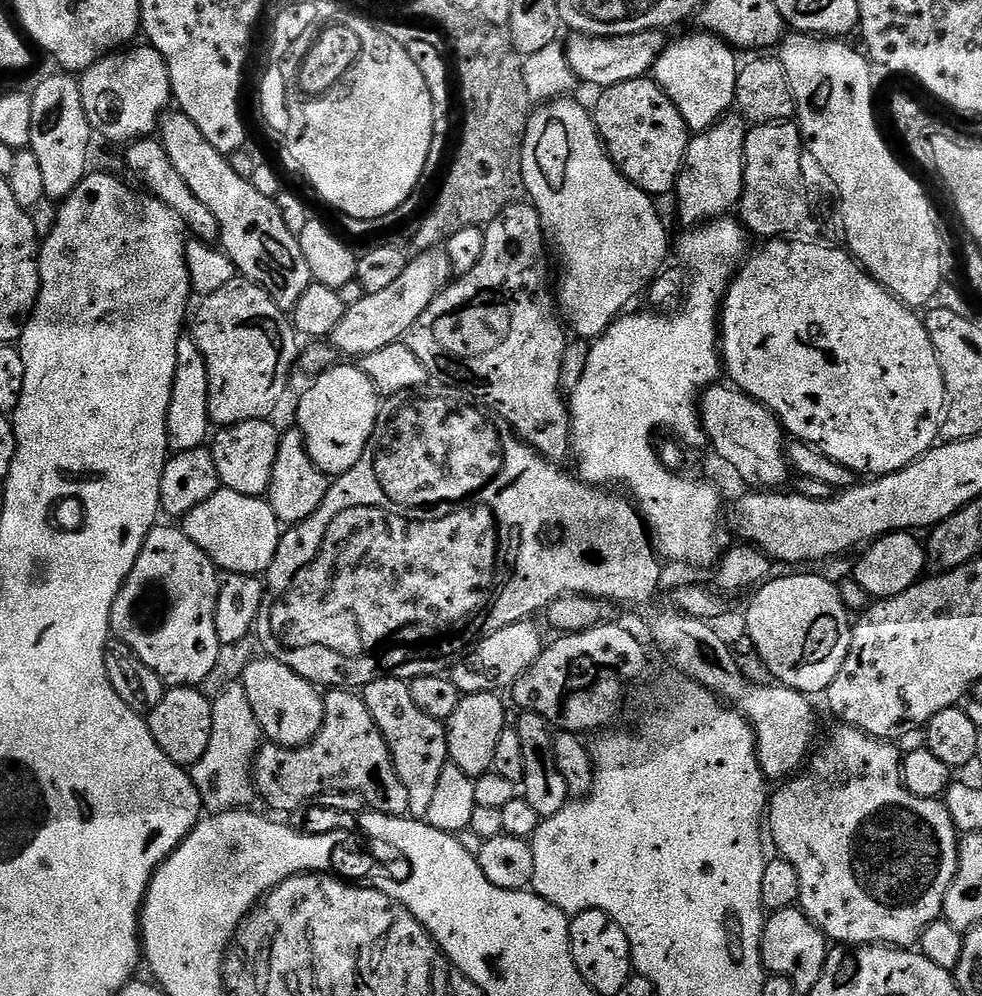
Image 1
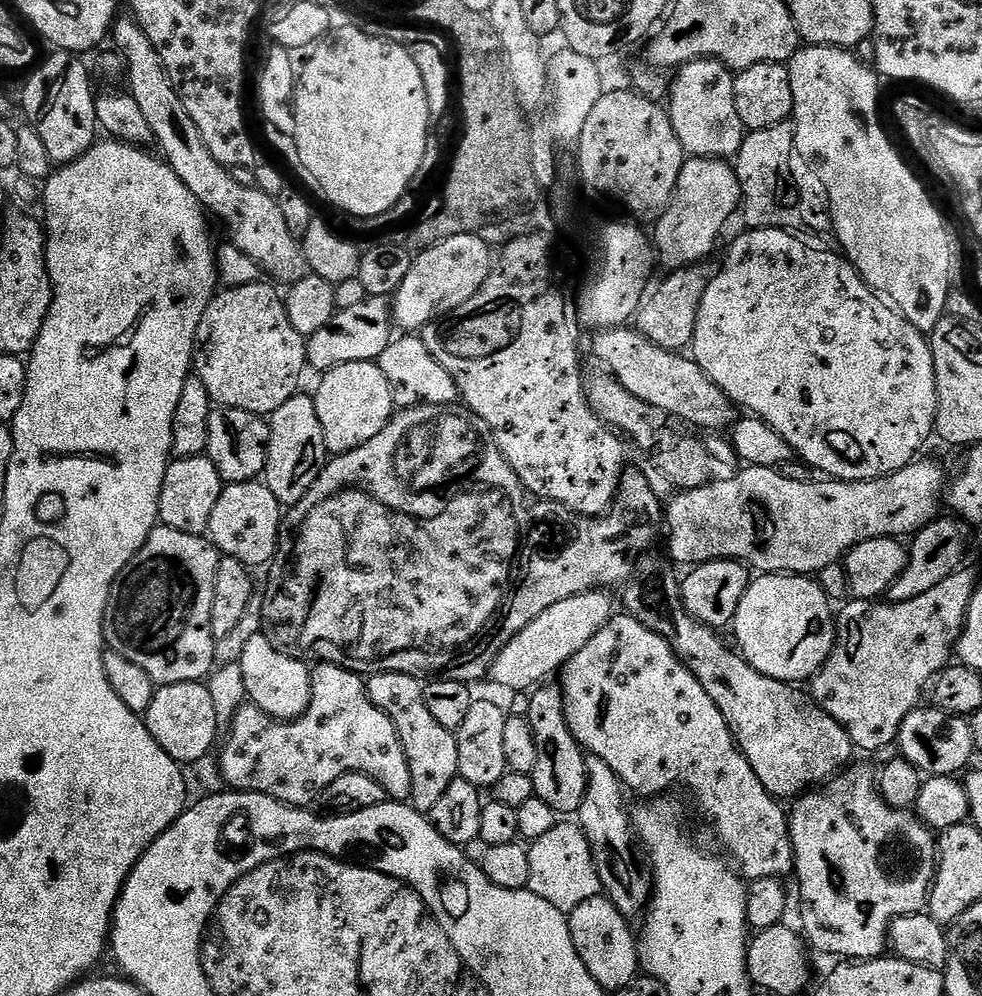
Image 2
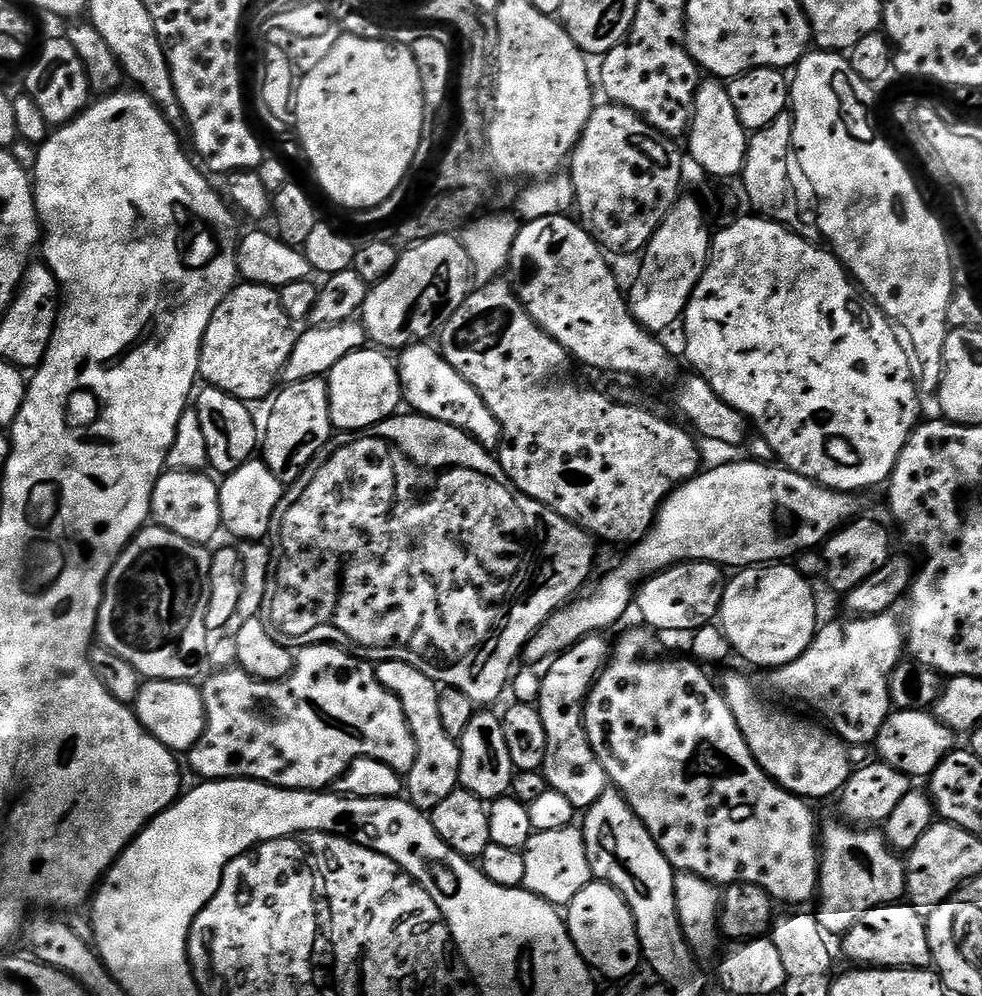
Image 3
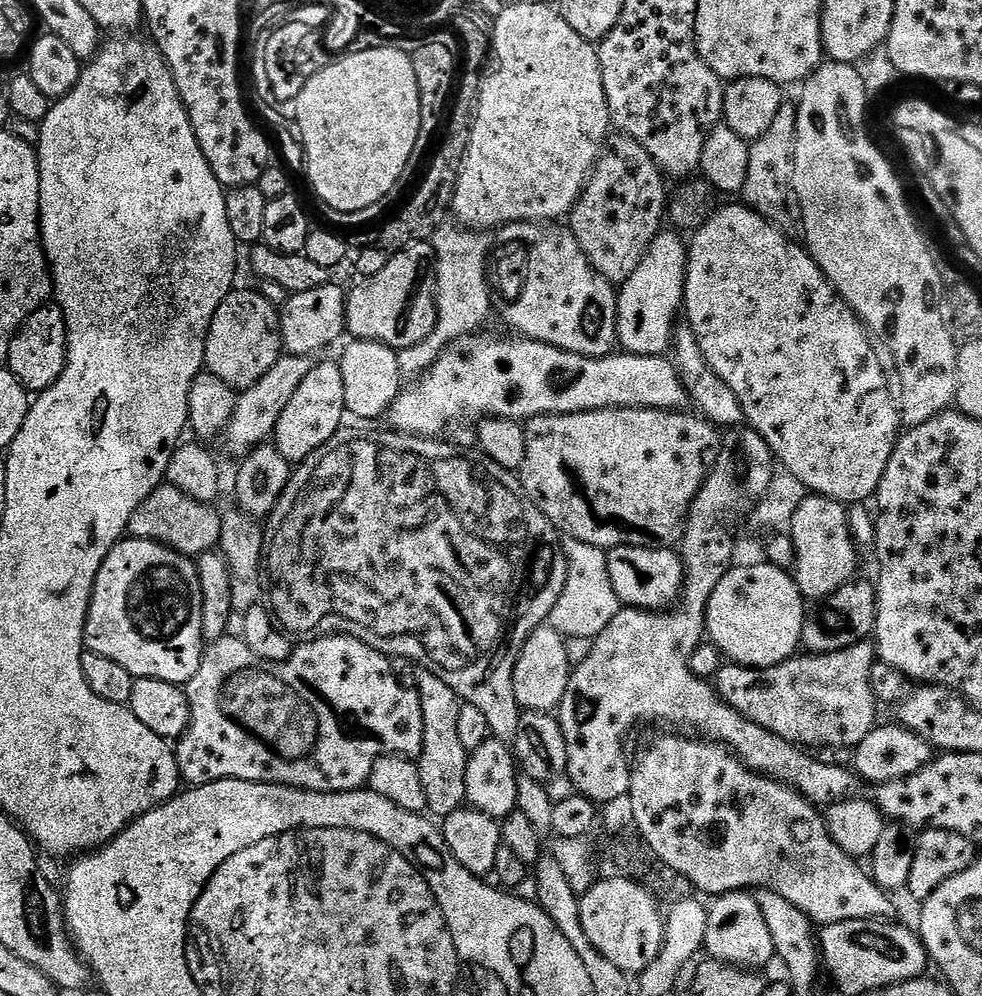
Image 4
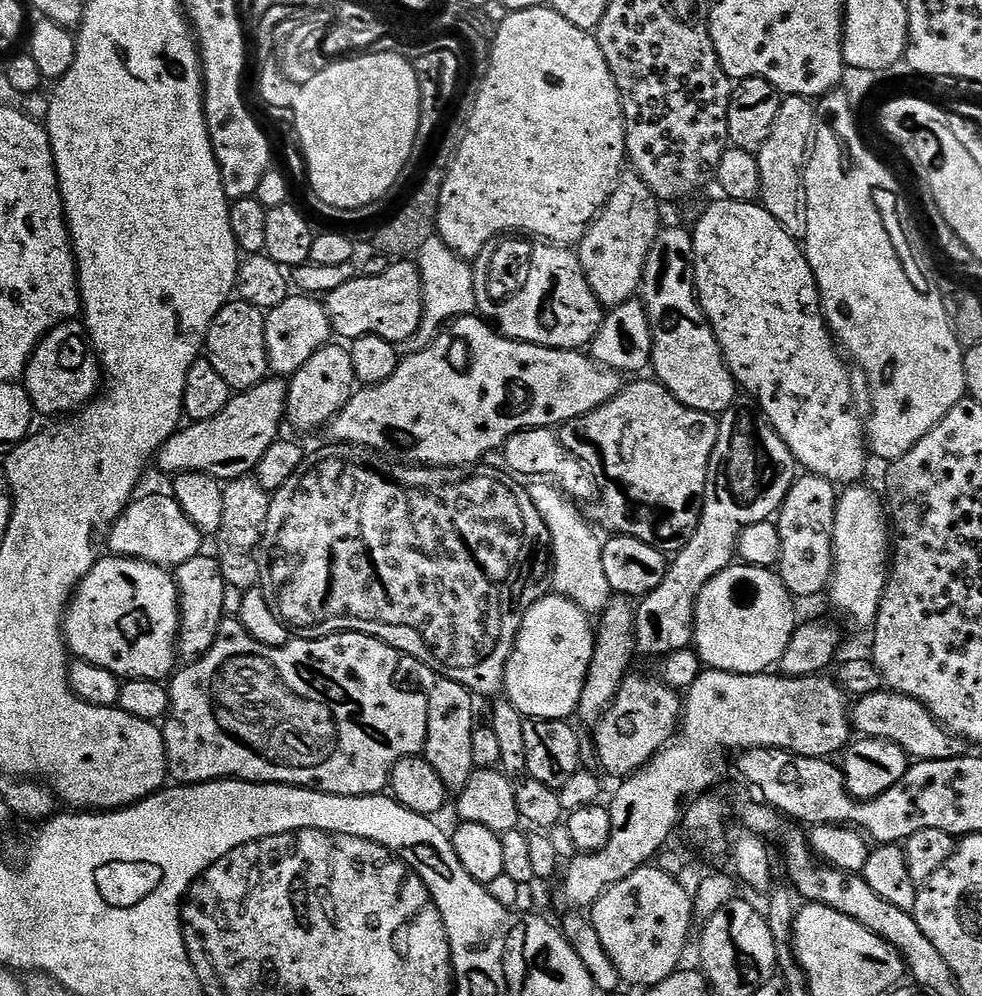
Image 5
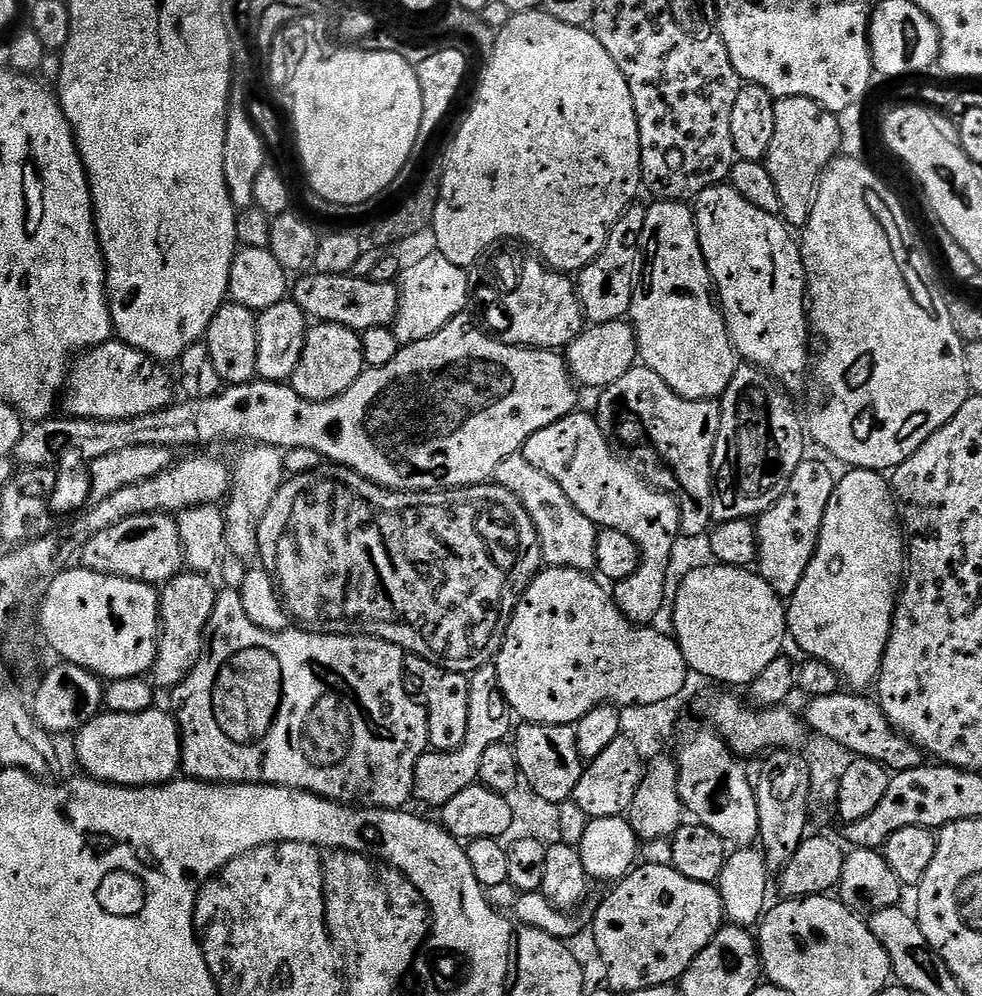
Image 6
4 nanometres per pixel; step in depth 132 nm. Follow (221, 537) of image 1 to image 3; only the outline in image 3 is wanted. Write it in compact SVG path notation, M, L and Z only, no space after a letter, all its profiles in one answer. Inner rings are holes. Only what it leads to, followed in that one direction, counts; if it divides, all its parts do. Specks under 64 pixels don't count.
M253 458L246 461L241 468L223 477L222 483L220 484L221 525L226 529L226 532L229 532L232 536L237 536L240 540L244 540L243 542L263 541L265 539L263 536L267 532L269 535L270 529L273 527L282 505L285 503L284 492L286 492L285 485L280 484L278 478L274 478L274 474L266 467L263 459Z

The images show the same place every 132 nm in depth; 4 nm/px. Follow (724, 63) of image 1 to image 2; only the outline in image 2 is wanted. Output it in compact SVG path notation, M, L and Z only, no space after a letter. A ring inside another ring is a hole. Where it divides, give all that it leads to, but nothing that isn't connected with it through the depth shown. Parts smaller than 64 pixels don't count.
M721 60L681 64L671 77L666 111L672 120L674 134L678 134L678 142L682 142L689 157L728 160L735 157L742 146L746 129L742 118L738 118L738 106L734 106L735 81L733 69L727 68Z

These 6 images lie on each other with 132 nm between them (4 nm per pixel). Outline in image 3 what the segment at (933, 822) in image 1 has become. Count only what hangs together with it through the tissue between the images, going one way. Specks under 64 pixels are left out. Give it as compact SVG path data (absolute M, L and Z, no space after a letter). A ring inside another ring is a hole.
M847 823L823 825L822 828L822 855L820 858L820 886L818 901L820 912L818 919L825 933L840 932L847 934L851 931L854 921L861 914L878 908L882 904L895 904L905 895L904 870L905 861L894 851L888 843L885 833L880 830L861 830Z

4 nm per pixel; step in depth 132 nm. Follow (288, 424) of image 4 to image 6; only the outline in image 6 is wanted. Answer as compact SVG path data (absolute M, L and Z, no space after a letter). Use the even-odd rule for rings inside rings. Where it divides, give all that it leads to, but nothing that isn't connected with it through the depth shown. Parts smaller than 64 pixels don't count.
M313 323L290 381L292 388L308 400L333 400L338 394L350 390L366 367L360 337L361 333L341 324Z

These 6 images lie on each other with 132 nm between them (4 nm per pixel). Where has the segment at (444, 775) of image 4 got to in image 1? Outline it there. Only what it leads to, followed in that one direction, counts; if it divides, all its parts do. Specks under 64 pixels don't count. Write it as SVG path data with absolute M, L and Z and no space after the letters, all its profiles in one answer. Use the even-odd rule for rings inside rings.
M393 676L378 678L362 689L362 695L366 710L370 710L370 718L374 718L378 730L382 730L386 738L394 770L398 770L398 778L402 778L402 786L406 786L406 795L410 797L408 816L427 817L434 785L442 775L442 766L450 763L445 721L430 718L430 714L422 714L422 710L418 710L414 698L410 698L407 680L399 680Z

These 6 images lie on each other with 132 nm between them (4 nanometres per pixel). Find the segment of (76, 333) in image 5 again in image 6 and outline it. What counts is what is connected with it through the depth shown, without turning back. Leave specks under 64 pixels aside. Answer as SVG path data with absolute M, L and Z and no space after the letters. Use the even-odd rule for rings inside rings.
M115 338L108 340L105 344L100 344L97 348L89 348L86 352L81 352L71 361L68 378L64 386L62 393L62 408L69 417L75 417L78 420L130 420L136 416L150 414L154 411L162 411L163 408L168 407L173 403L174 397L172 397L172 388L174 392L174 380L168 377L168 372L163 363L157 362L152 357L147 356L145 352L139 352L137 348L132 348L129 344L123 344L121 340Z

